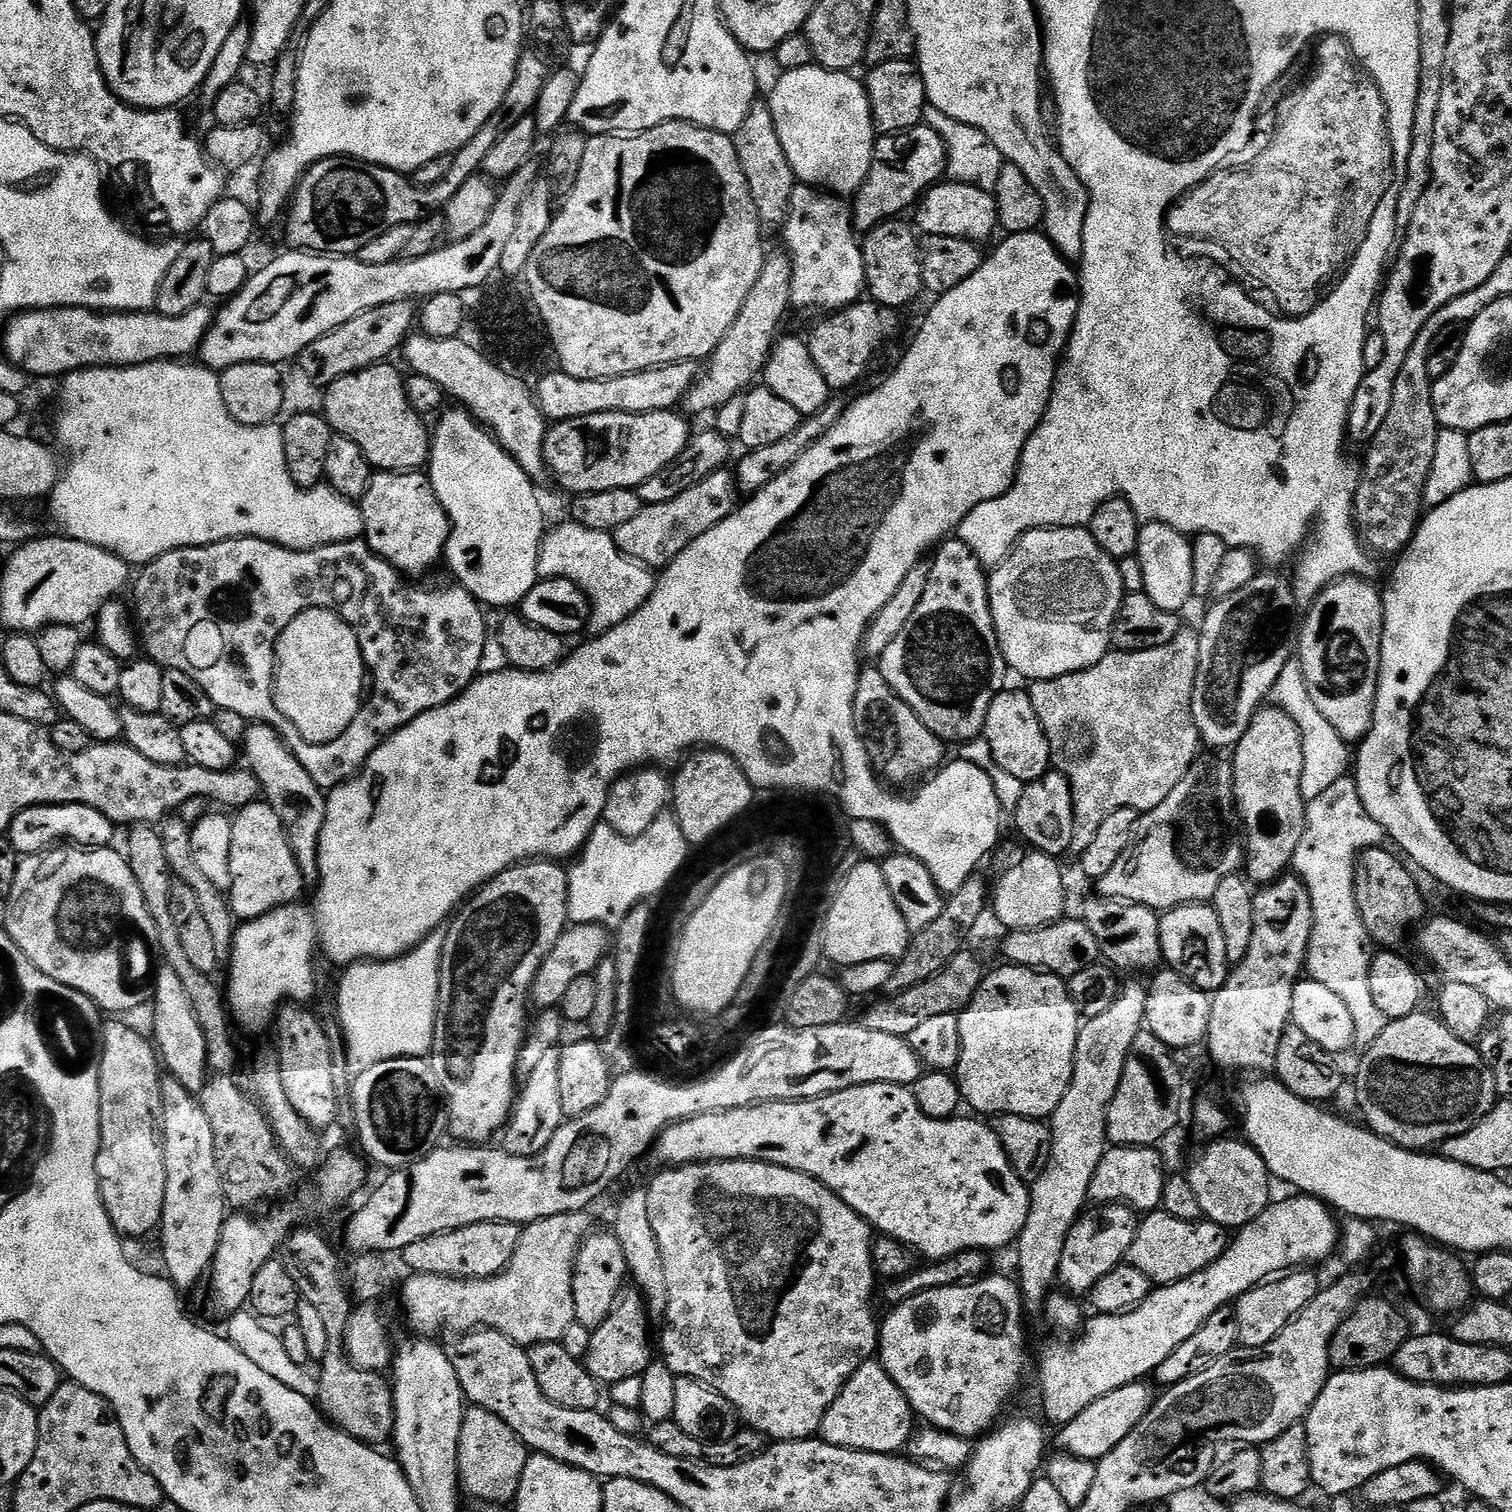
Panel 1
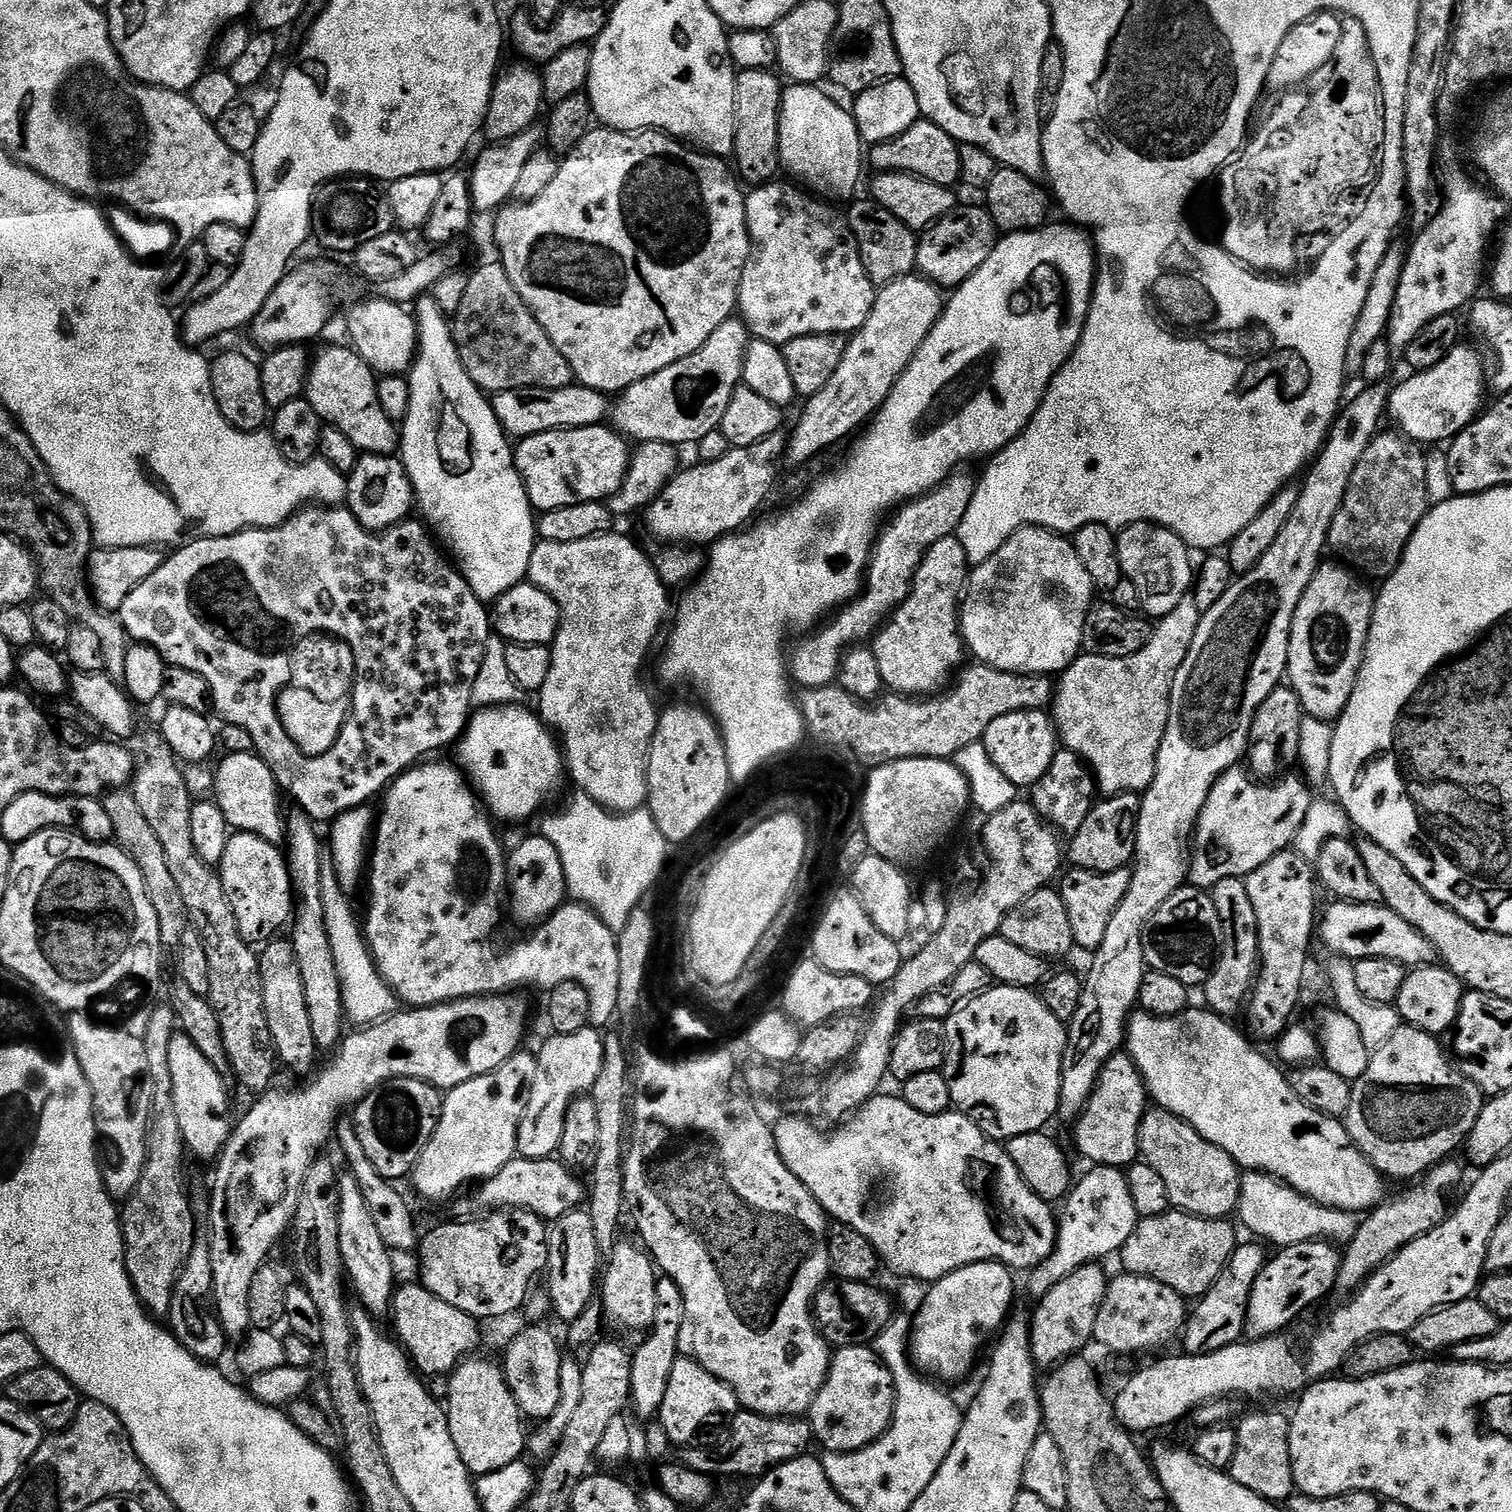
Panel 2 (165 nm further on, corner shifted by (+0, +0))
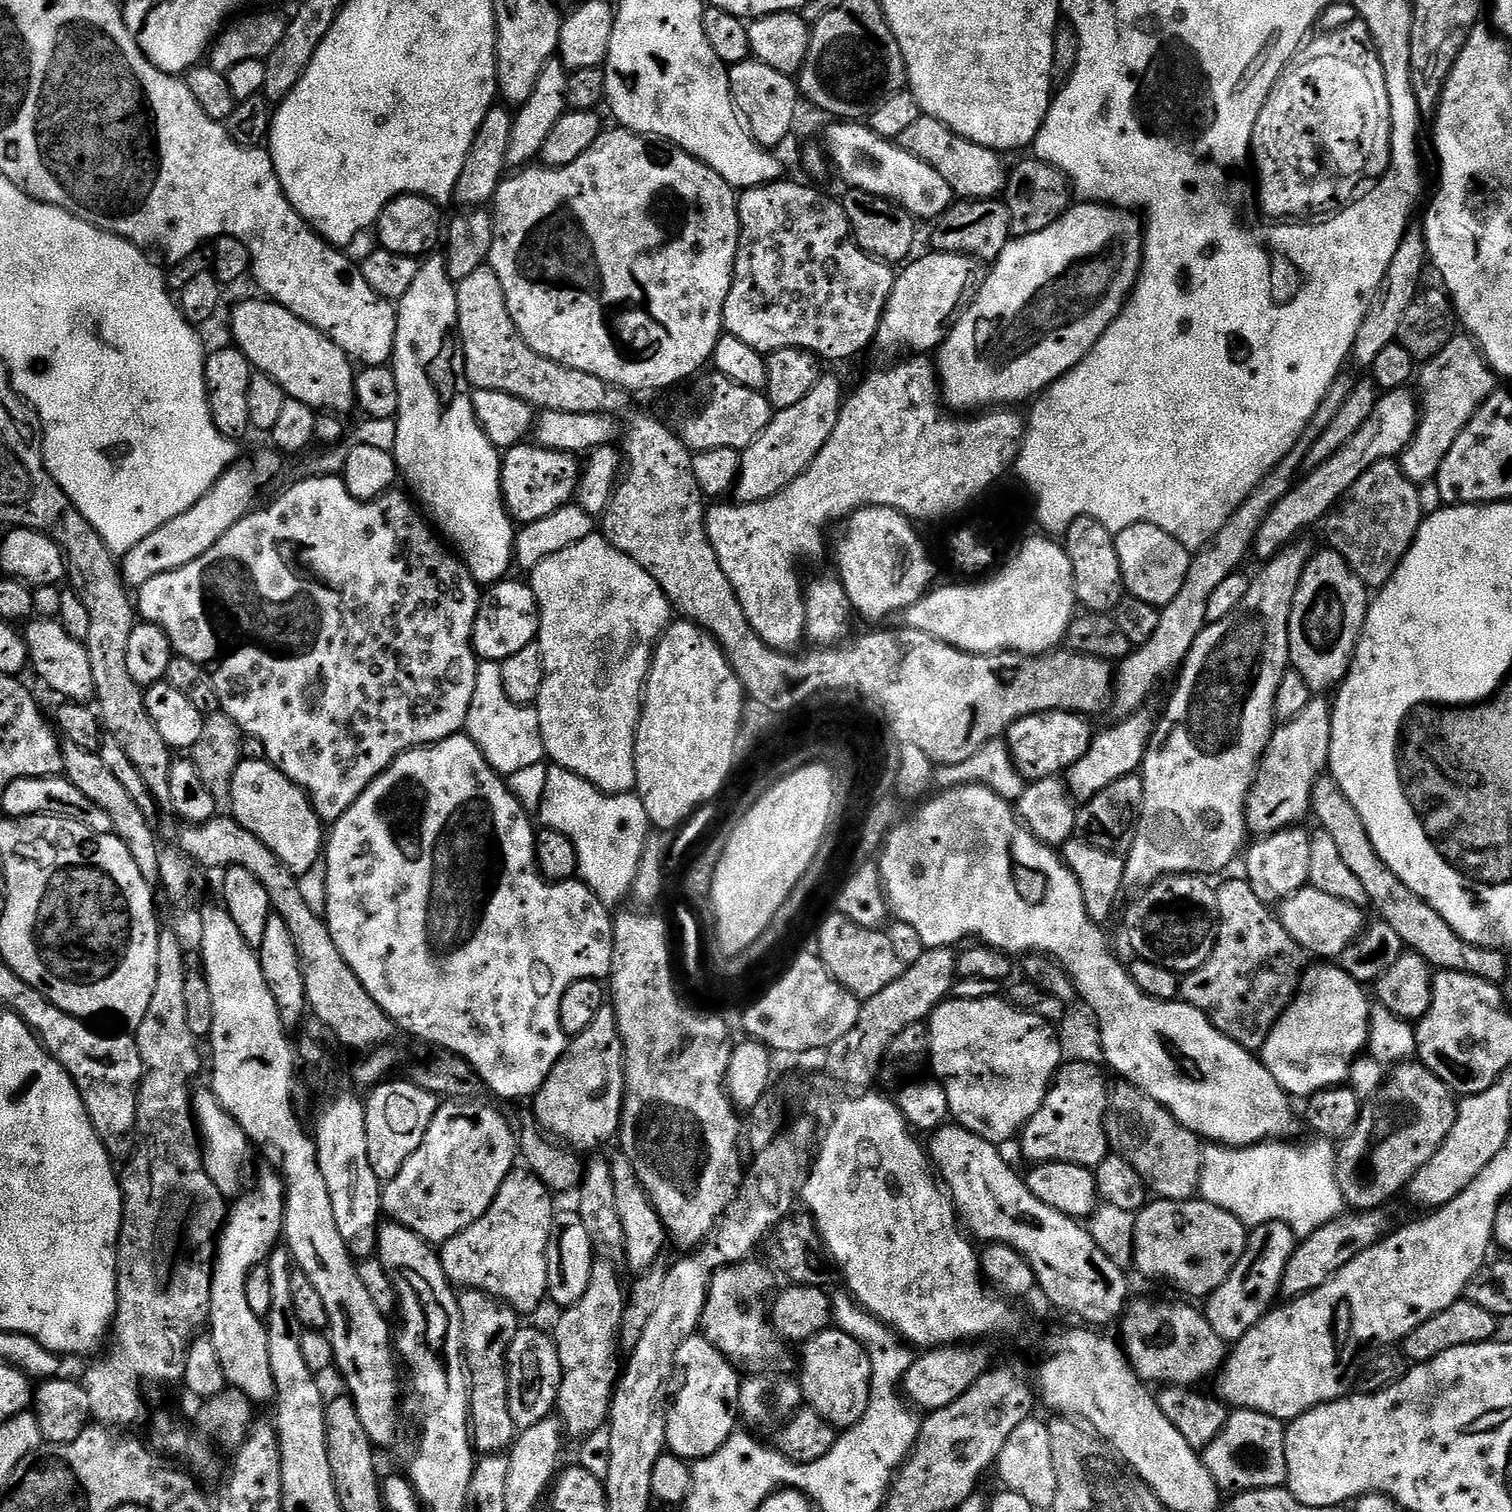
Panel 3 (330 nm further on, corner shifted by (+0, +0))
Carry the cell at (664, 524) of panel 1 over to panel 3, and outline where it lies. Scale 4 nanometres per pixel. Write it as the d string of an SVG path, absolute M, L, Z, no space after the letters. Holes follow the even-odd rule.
M824 374L814 386L814 390L810 390L810 394L806 394L806 398L802 398L802 402L781 412L776 412L772 421L766 426L766 430L762 430L762 434L758 434L758 438L754 438L754 442L750 442L750 446L740 452L740 472L736 476L734 485L735 499L742 504L757 504L778 494L787 484L794 482L794 478L801 476L810 466L810 462L814 462L814 458L818 458L818 450L822 450L822 446L826 446L826 438L830 438L830 434L834 434L834 426L838 426L840 409L845 400L846 391L844 392L843 386L840 385L839 378Z

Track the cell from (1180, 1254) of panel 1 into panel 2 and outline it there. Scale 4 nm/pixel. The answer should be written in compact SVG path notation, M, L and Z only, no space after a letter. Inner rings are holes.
M1179 1210L1146 1216L1136 1225L1134 1234L1126 1238L1126 1246L1120 1249L1118 1260L1124 1263L1124 1272L1154 1278L1170 1286L1170 1290L1174 1290L1179 1296L1199 1298L1207 1294L1210 1286L1214 1286L1218 1274L1222 1274L1228 1259L1238 1246L1237 1225L1232 1225L1232 1222L1228 1218L1207 1220Z

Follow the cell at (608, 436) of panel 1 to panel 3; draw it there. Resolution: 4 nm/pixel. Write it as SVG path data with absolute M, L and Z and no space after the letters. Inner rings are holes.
M521 442L507 449L500 466L500 495L509 516L523 526L554 514L563 504L573 503L581 467L581 461L573 453L555 452L532 442Z

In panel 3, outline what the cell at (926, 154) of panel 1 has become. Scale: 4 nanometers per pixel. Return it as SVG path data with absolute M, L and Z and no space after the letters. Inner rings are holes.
M921 114L901 134L898 143L902 150L914 154L922 162L938 170L938 174L946 178L952 193L964 200L990 200L999 197L1008 183L1008 172L1000 161L1003 160L1001 153L954 134L945 124L938 122L938 118Z

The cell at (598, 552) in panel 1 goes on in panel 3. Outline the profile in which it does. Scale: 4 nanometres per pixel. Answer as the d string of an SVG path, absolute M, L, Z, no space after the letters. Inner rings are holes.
M593 534L582 538L582 542L574 542L574 546L566 546L566 550L558 550L558 554L550 554L546 562L531 569L530 583L536 601L540 607L540 634L538 643L544 659L544 681L542 690L535 702L538 721L541 722L541 736L547 752L547 759L557 768L565 768L590 782L598 790L609 794L628 794L635 789L636 771L634 770L634 746L636 745L636 727L640 725L640 709L642 707L642 693L644 684L648 681L648 671L652 665L652 658L657 640L668 629L674 616L674 609L668 602L668 596L660 589L658 582L634 562L622 550L608 544L608 539L602 534Z

